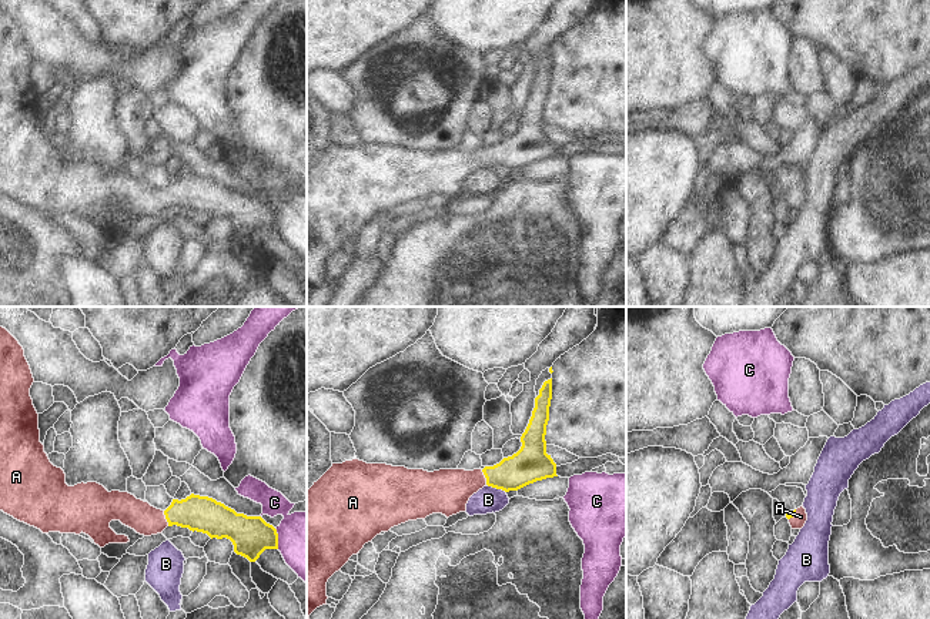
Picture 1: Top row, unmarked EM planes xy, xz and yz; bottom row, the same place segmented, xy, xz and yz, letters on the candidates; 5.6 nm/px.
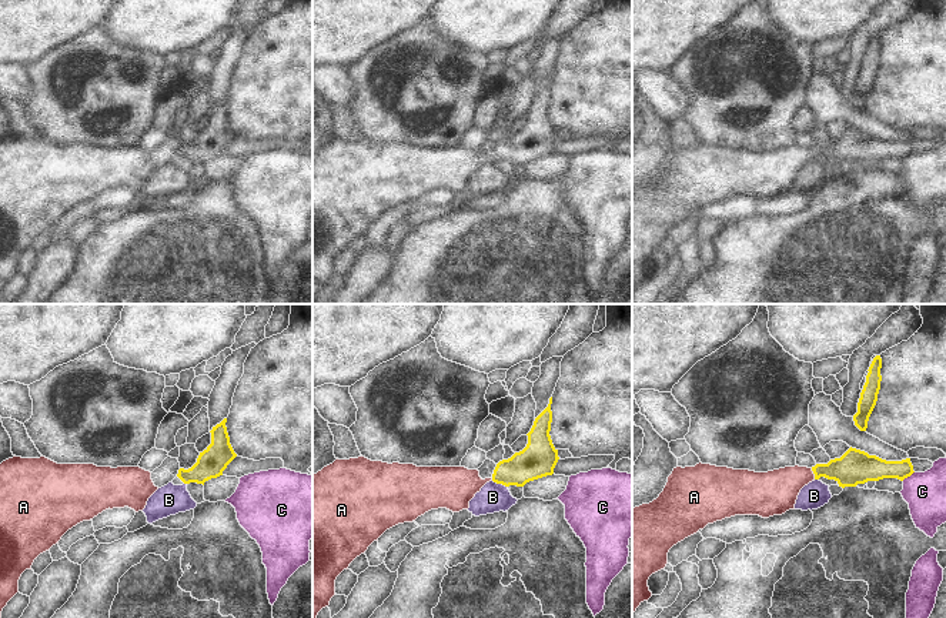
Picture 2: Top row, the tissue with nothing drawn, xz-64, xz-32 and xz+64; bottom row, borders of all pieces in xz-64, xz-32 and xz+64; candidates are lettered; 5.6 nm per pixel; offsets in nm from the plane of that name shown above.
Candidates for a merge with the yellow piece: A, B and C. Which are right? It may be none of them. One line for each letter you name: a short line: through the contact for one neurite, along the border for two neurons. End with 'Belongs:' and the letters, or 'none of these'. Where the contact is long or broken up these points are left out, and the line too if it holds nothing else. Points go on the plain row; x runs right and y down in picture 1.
A: line xy (201, 194), (174, 194), (166, 198), (143, 198), (136, 194)
Belongs: A

